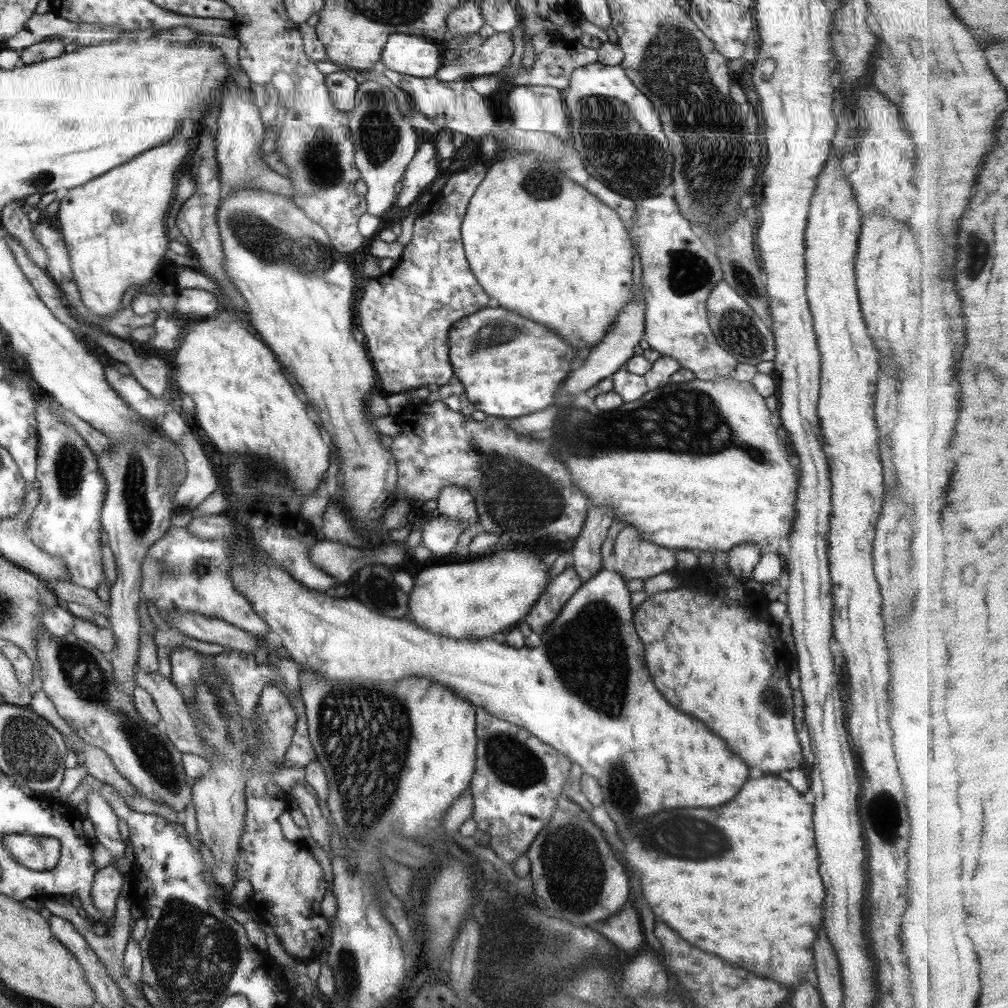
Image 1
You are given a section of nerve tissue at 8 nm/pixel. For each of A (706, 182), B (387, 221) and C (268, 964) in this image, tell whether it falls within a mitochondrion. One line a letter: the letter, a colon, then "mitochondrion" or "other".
A: mitochondrion
B: other
C: other

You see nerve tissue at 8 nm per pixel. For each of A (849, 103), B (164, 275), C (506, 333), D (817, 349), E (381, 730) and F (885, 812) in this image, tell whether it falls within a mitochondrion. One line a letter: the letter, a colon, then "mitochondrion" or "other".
A: other
B: other
C: mitochondrion
D: other
E: mitochondrion
F: mitochondrion

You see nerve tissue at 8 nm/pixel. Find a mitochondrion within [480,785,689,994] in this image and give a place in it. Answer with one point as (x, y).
(543, 954)

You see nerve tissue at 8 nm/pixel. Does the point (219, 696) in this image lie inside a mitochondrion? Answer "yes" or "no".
yes

